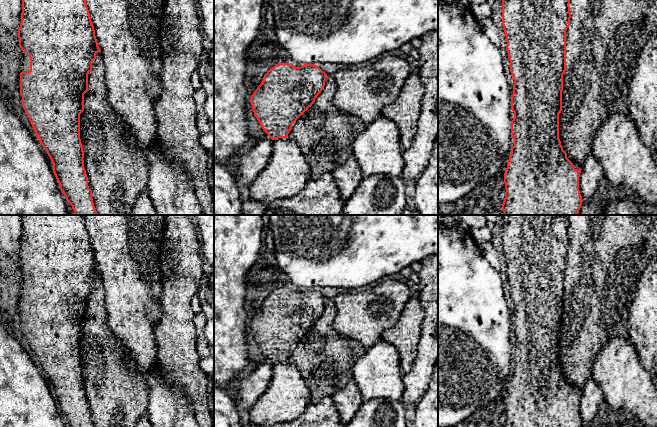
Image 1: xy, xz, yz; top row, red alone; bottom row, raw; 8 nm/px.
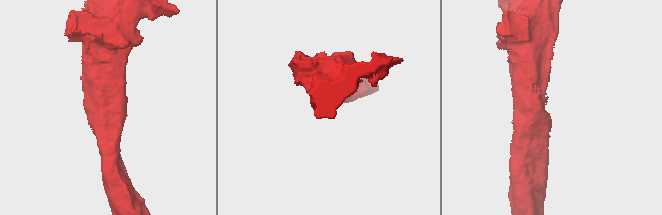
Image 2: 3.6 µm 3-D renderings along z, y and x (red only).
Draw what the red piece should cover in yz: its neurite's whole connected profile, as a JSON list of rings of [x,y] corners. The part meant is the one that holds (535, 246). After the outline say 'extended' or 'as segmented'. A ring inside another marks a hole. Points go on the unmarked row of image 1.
[[[500,215],[502,217],[502,249],[506,260],[506,273],[510,285],[510,296],[512,298],[513,318],[511,319],[511,333],[514,342],[511,345],[511,360],[514,370],[511,372],[507,392],[504,397],[505,422],[503,427],[582,427],[579,414],[579,401],[581,394],[577,394],[573,387],[567,382],[559,363],[559,338],[562,335],[563,298],[566,295],[566,254],[570,250],[570,223],[569,215]]] | as segmented

